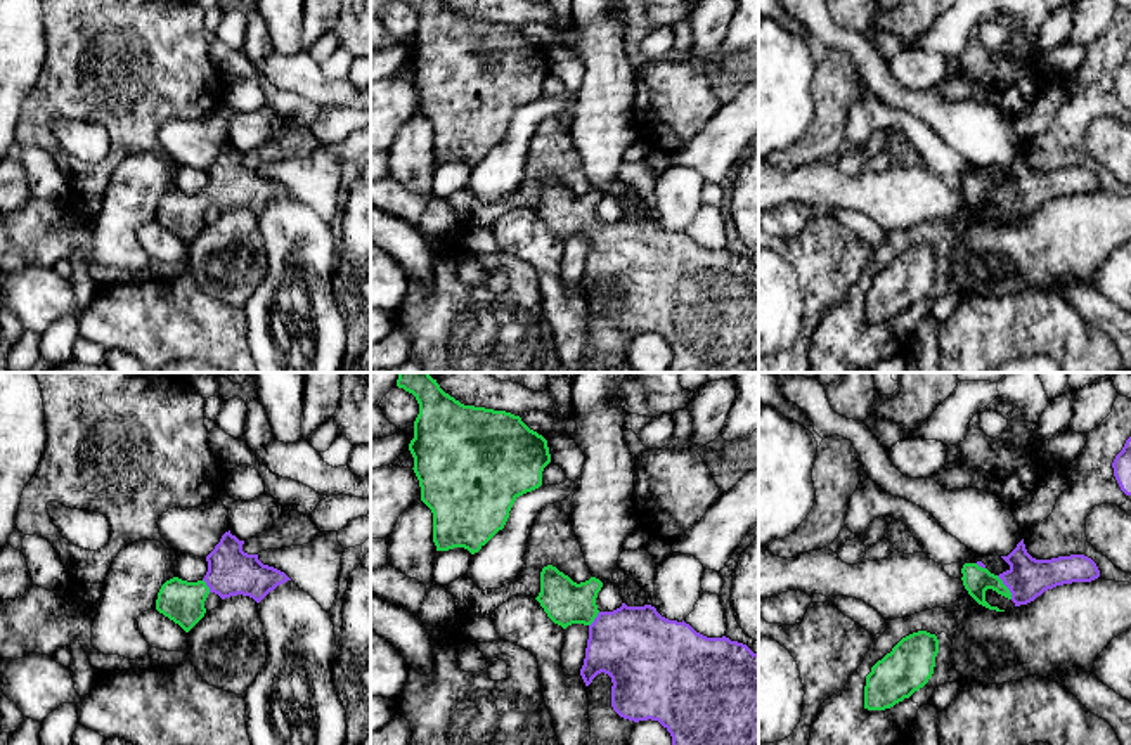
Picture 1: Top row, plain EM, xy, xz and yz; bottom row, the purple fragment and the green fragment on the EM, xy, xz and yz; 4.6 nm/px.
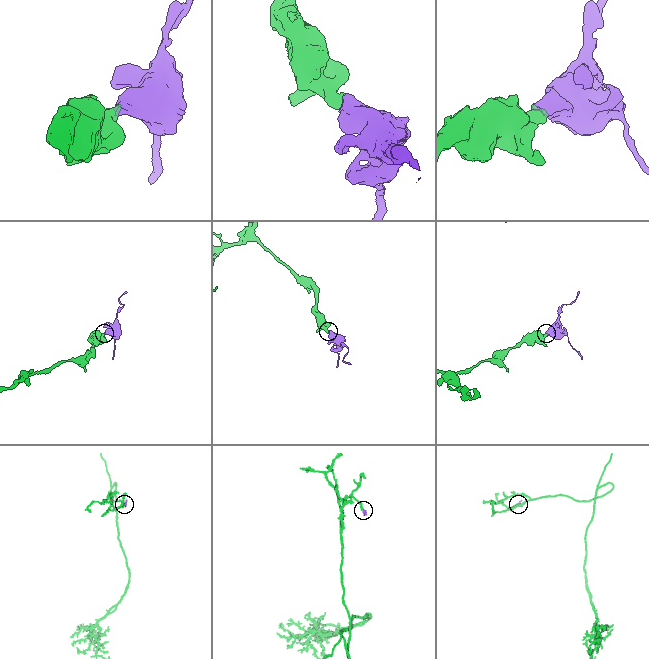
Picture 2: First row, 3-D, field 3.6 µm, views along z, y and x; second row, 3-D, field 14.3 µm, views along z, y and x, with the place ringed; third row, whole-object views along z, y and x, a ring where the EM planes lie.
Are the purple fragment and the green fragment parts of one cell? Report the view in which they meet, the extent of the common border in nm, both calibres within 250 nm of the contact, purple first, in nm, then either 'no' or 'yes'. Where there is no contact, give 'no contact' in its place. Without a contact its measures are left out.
contact in yz; length 130 nm; calibres 190 and 130 nm; yes

